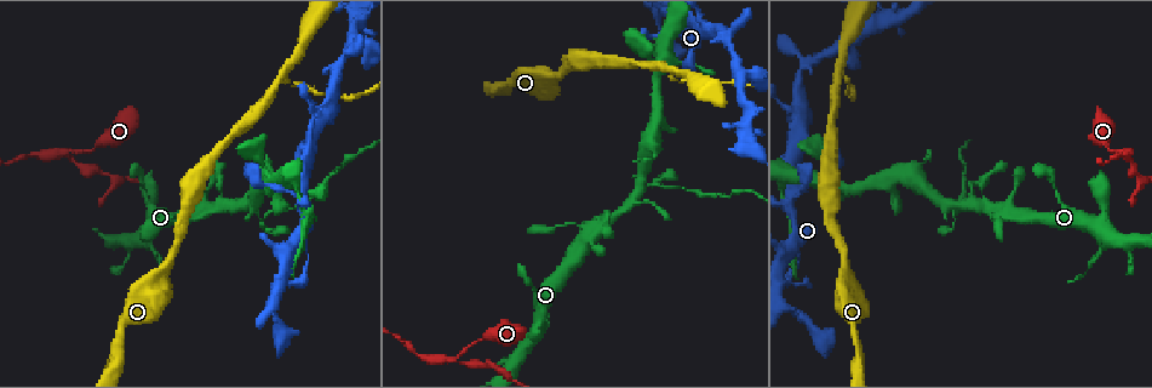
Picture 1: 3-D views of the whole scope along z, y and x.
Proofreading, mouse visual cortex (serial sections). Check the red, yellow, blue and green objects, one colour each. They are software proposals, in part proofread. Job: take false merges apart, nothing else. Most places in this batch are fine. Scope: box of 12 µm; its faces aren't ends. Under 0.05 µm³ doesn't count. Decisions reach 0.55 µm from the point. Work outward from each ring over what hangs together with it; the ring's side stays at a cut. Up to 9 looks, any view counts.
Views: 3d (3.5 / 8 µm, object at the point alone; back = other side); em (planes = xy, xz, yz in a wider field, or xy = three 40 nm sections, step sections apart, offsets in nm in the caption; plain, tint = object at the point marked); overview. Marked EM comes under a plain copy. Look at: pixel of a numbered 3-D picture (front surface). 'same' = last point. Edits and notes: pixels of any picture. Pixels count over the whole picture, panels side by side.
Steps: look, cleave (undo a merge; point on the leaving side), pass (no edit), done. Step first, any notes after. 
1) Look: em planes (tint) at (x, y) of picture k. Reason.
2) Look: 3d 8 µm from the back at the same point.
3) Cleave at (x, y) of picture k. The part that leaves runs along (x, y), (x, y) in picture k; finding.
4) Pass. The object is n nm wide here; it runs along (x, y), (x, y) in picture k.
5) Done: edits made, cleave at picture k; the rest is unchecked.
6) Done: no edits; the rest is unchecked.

Look: 3d 3.5 µm at (67, 154) of picture 1.

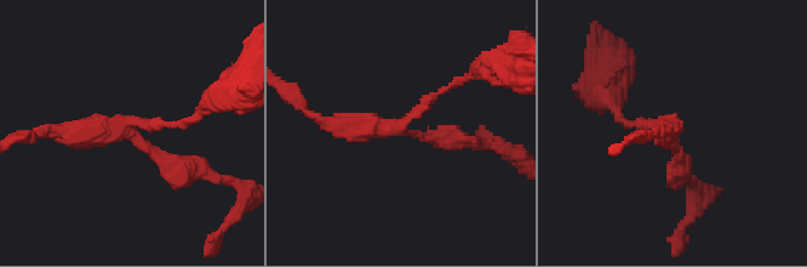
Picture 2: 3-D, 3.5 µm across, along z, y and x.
Look: em xy step 5 (tint) at (397, 129) of picture 2. 3 arms meet here; the arms are 100, 200, 300 nm wide.

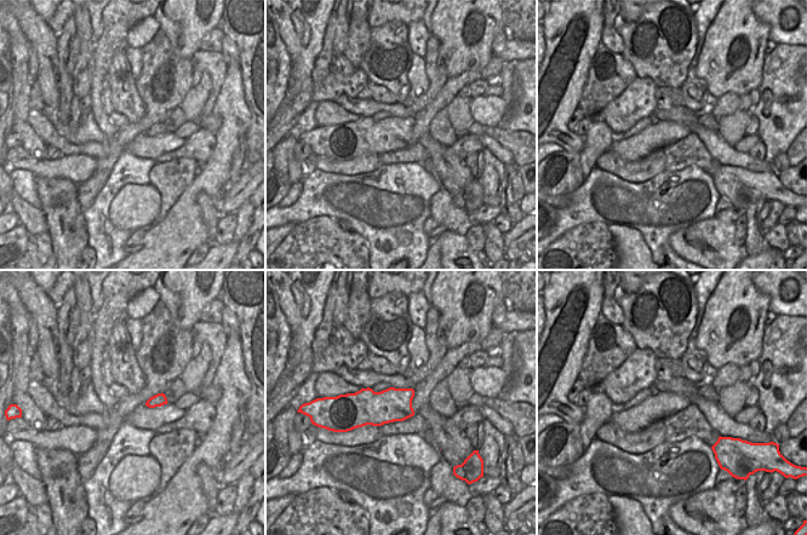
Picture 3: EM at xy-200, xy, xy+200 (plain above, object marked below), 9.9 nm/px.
Pass. It runs along (622, 119), (665, 123), (681, 168) in picture 2; all the same cell.

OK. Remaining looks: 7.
Look: em xy step 2 (tint) at (696, 32) of picture 1. Four or more arms meet.

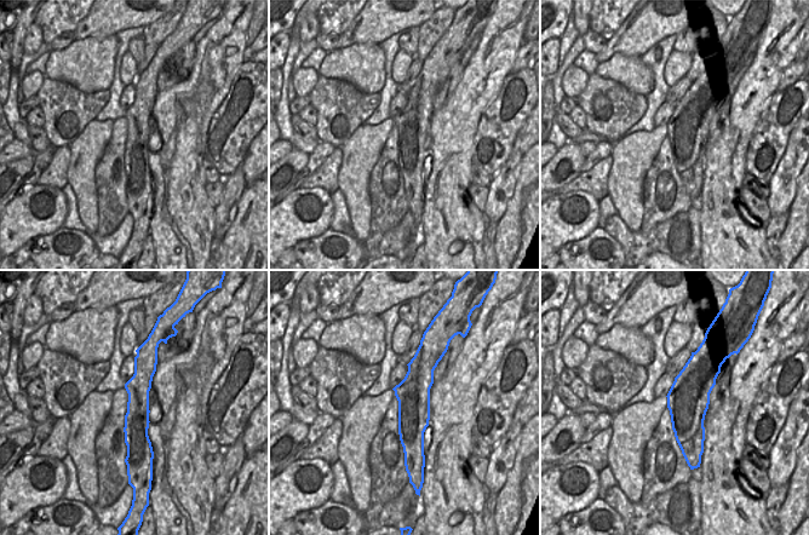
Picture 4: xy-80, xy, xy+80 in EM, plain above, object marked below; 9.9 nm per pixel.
Look: 3d 3.5 µm at the same point. See where the arms go.

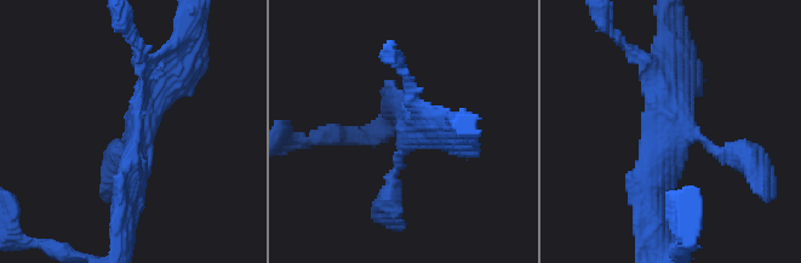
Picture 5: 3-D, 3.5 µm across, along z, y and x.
Pass. It runs along (124, 205), (138, 120), (179, 63) in picture 5; continuous, no second cell.

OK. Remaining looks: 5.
Look: 3d 8 µm at (341, 63) of picture 1. Three arms meet.

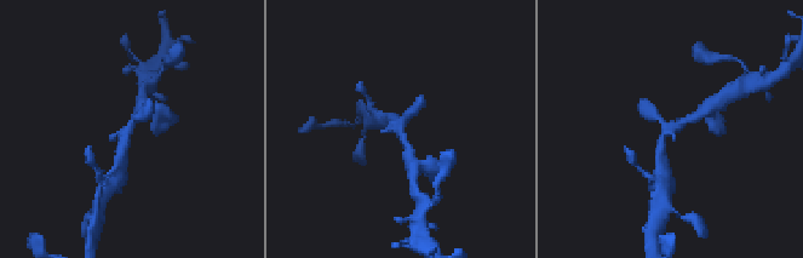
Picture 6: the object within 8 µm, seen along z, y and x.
Look: 3d 3.5 µm at (666, 128) of picture 6.

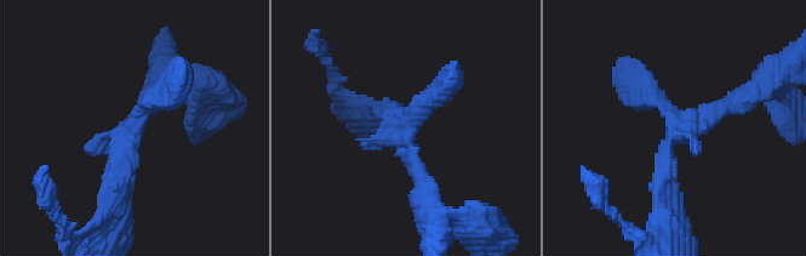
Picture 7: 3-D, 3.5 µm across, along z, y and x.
Look: em xy step 2 (tint) at (679, 126) of picture 7.

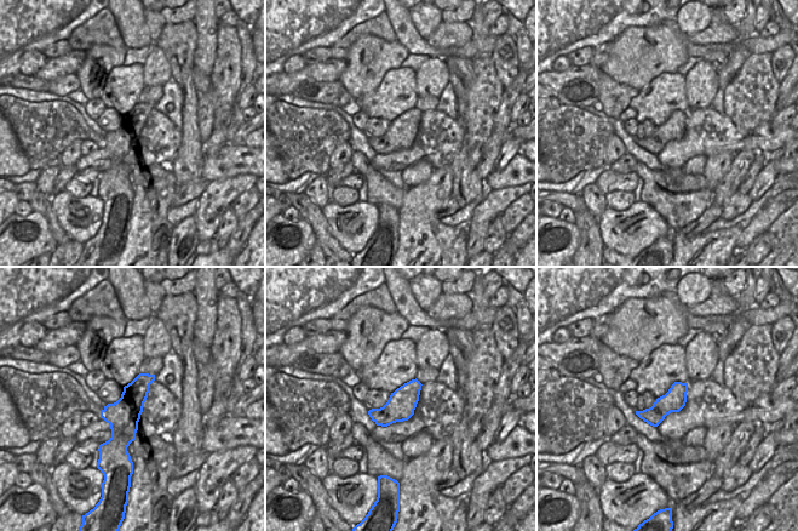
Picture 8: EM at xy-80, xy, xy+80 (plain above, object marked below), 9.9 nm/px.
Pass. One cell here.

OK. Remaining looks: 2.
Look: 3d 3.5 µm at (841, 71) of picture 1.

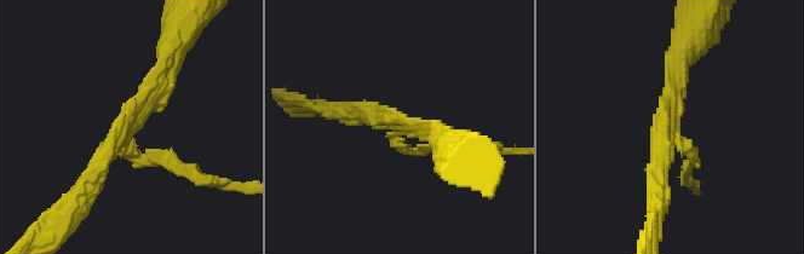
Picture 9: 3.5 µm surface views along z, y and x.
Look: em xy step 1 (tint) at (118, 133) of picture 9. 3 arms meet here; the arms are 100, 250, 250 nm wide.

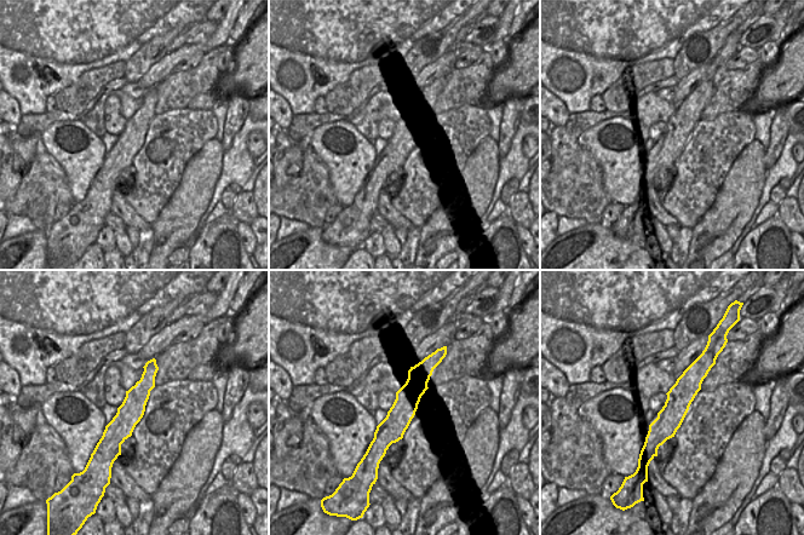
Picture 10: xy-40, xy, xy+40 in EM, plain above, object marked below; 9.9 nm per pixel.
Cleave at (167, 156) of picture 9. The part that leaves runs along (127, 136), (131, 154), (217, 180) in picture 9; a second cell is stuck on.

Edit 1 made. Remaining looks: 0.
Done: edits made, cleave at picture 9; the rest is unchecked.

